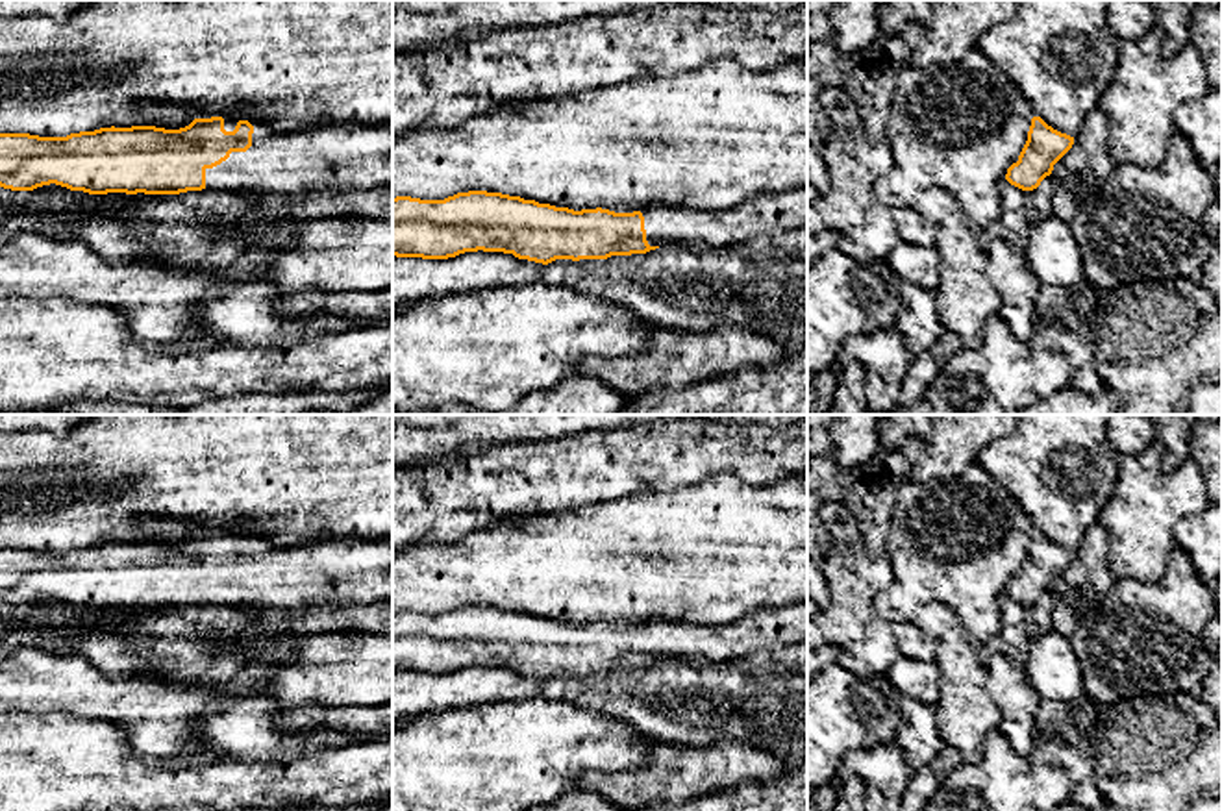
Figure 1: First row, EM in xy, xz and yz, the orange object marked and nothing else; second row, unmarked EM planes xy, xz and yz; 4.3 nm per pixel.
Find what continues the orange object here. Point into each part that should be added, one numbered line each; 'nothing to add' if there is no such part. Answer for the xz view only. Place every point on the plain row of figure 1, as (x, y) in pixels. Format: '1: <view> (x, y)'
1: xz (765, 630)

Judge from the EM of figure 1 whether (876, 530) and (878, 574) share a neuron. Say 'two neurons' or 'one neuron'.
two neurons

